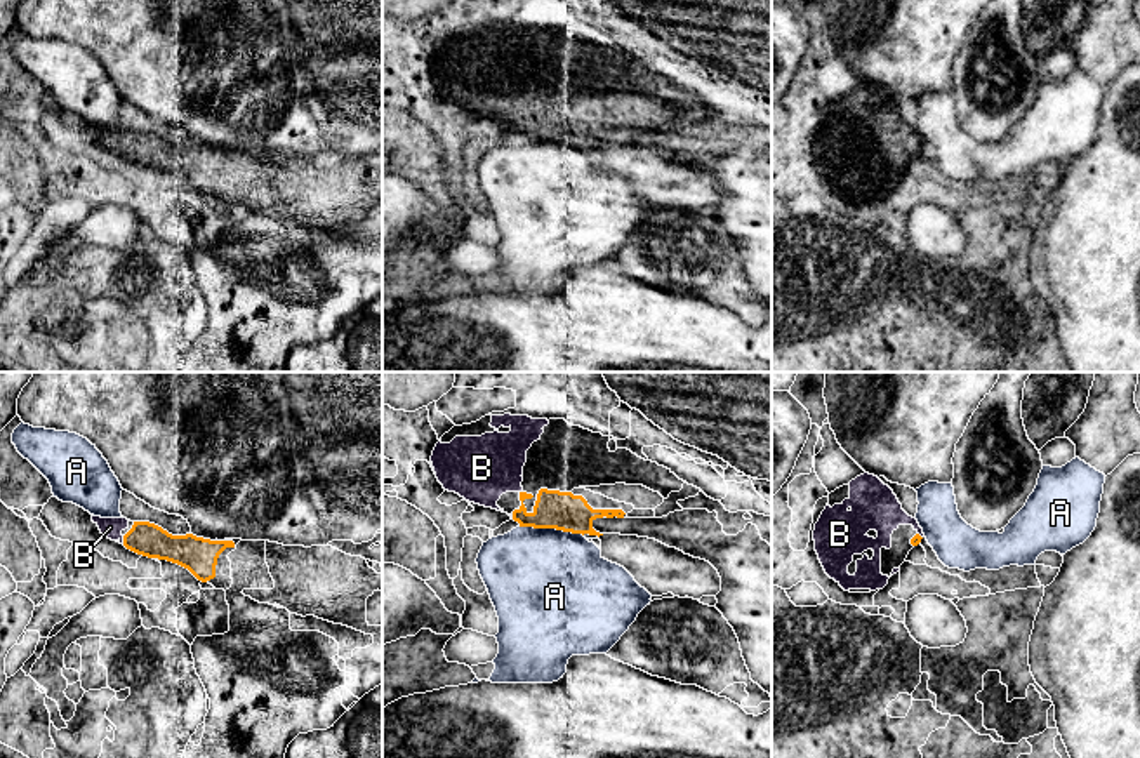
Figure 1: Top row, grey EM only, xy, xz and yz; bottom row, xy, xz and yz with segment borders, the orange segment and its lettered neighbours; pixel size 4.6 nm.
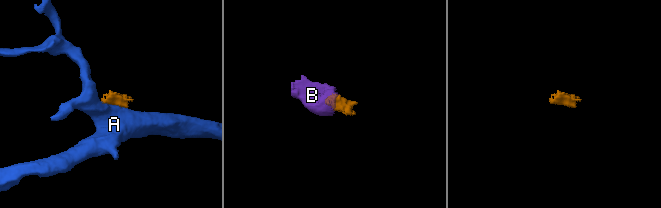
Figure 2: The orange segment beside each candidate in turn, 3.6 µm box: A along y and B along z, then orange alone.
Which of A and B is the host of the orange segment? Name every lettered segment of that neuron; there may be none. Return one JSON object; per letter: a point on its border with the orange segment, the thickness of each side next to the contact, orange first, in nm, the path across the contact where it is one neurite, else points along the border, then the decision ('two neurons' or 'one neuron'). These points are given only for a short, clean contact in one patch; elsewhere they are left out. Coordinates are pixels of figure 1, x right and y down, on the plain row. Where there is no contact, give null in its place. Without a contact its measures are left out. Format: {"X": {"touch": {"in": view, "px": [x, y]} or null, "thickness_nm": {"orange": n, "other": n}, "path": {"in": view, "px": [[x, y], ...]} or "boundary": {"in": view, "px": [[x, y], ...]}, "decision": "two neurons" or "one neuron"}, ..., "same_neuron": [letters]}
{"A": {"touch": {"in": "xz", "px": [551, 138]}, "thickness_nm": {"orange": 180, "other": 480}, "decision": "two neurons"}, "B": {"touch": {"in": "xy", "px": [124, 150]}, "thickness_nm": {"orange": 160, "other": 100}, "path": {"in": "xy", "px": [[148, 150], [124, 150], [110, 138]]}, "decision": "one neuron"}, "same_neuron": ["B"]}

